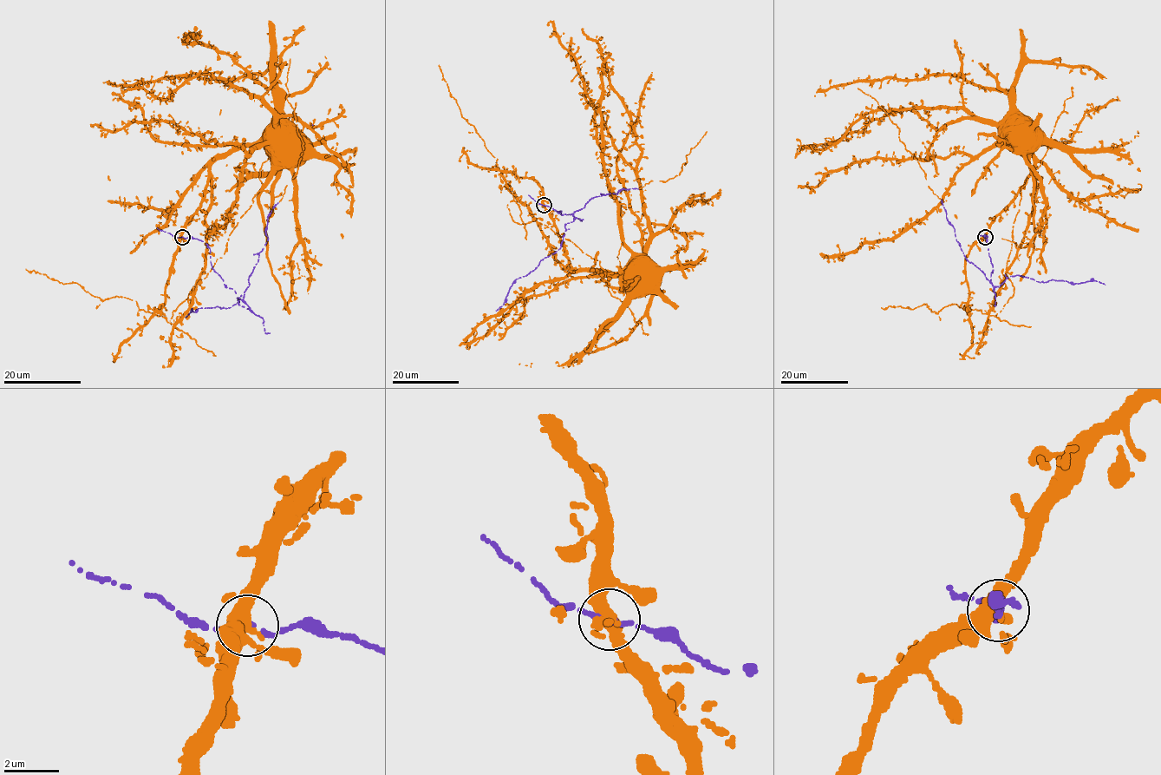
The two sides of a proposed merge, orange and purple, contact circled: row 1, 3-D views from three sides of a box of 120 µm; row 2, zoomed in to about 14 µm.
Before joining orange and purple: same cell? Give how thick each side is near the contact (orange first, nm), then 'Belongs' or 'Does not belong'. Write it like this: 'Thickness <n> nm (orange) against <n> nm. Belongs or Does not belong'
Thickness 400 nm (orange) against 280 nm. Belongs

